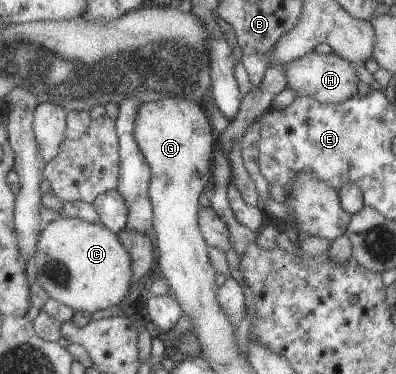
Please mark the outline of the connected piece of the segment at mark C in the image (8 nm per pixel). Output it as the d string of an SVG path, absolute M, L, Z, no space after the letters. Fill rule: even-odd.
M59 216L54 221L42 225L35 248L36 281L44 292L54 300L69 306L74 312L104 310L116 306L128 294L133 282L131 258L118 240L117 233L108 230L102 223L91 223L76 217Z

